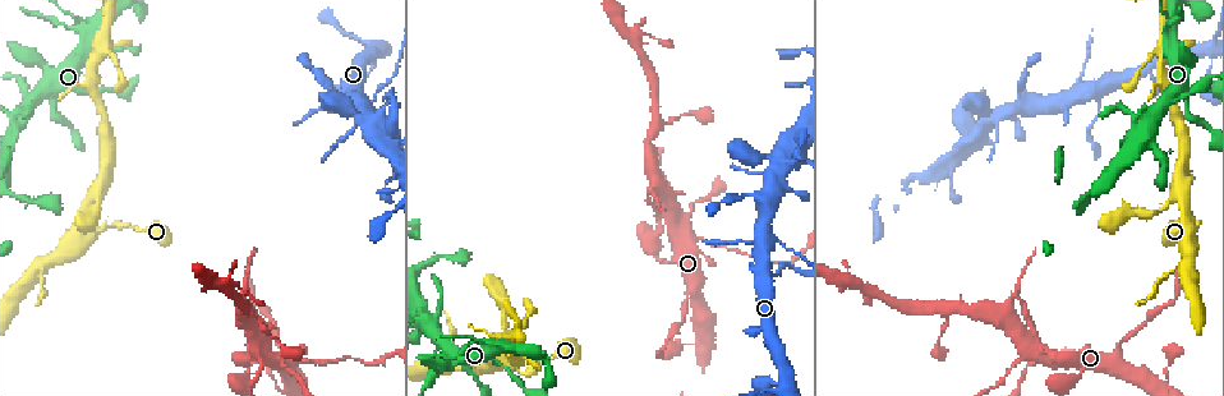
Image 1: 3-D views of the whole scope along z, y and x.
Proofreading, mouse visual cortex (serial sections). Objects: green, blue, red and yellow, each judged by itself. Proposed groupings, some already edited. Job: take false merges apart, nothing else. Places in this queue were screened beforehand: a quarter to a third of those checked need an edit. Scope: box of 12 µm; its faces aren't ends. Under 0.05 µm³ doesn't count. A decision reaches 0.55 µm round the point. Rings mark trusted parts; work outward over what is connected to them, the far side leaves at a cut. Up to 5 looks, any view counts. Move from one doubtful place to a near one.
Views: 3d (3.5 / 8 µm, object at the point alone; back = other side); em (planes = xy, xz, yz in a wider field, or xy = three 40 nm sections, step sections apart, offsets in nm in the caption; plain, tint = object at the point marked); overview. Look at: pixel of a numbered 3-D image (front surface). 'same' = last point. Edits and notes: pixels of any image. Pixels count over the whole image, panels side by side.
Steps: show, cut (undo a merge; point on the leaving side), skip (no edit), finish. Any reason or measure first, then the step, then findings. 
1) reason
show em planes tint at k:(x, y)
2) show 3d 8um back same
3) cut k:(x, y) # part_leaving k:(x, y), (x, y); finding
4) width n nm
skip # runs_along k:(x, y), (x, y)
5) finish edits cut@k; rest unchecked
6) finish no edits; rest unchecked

a narrow waist
show 3d 3.5um back at 1:(688, 299)

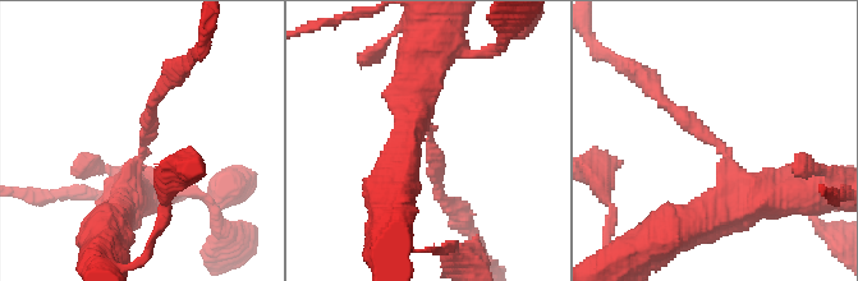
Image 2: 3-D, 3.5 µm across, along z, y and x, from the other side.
arm_widths 150, 500 nm
show em planes tint at 2:(143, 147)

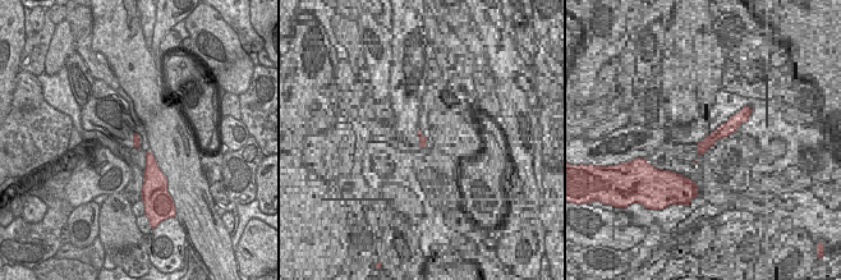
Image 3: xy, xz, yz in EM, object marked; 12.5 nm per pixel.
cut 2:(434, 167) # part_leaving 2:(427, 133), (439, 196), (462, 219); a second cell is stuck on

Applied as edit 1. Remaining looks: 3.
thin arm on a thick one
show 3d 3.5um back at 1:(265, 360)

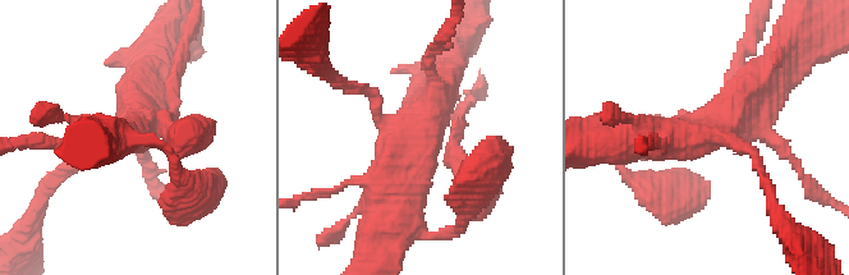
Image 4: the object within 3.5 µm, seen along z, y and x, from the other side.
show em xy step 2 tint at 4:(700, 130)

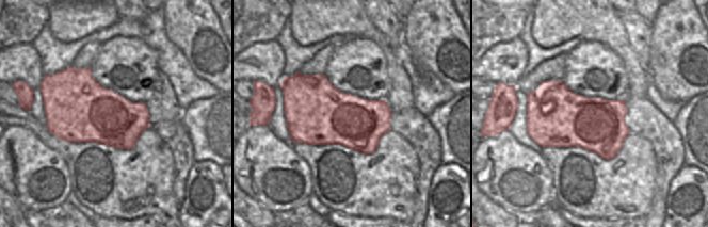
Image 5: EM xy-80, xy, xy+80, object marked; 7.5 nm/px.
skip # continuous, no second cell

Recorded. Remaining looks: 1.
finish edits cut@2; rest unchecked

